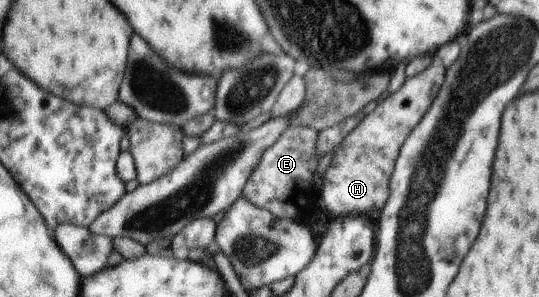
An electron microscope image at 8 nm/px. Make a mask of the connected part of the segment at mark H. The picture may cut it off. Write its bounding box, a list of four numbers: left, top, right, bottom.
[322,60,447,217]

